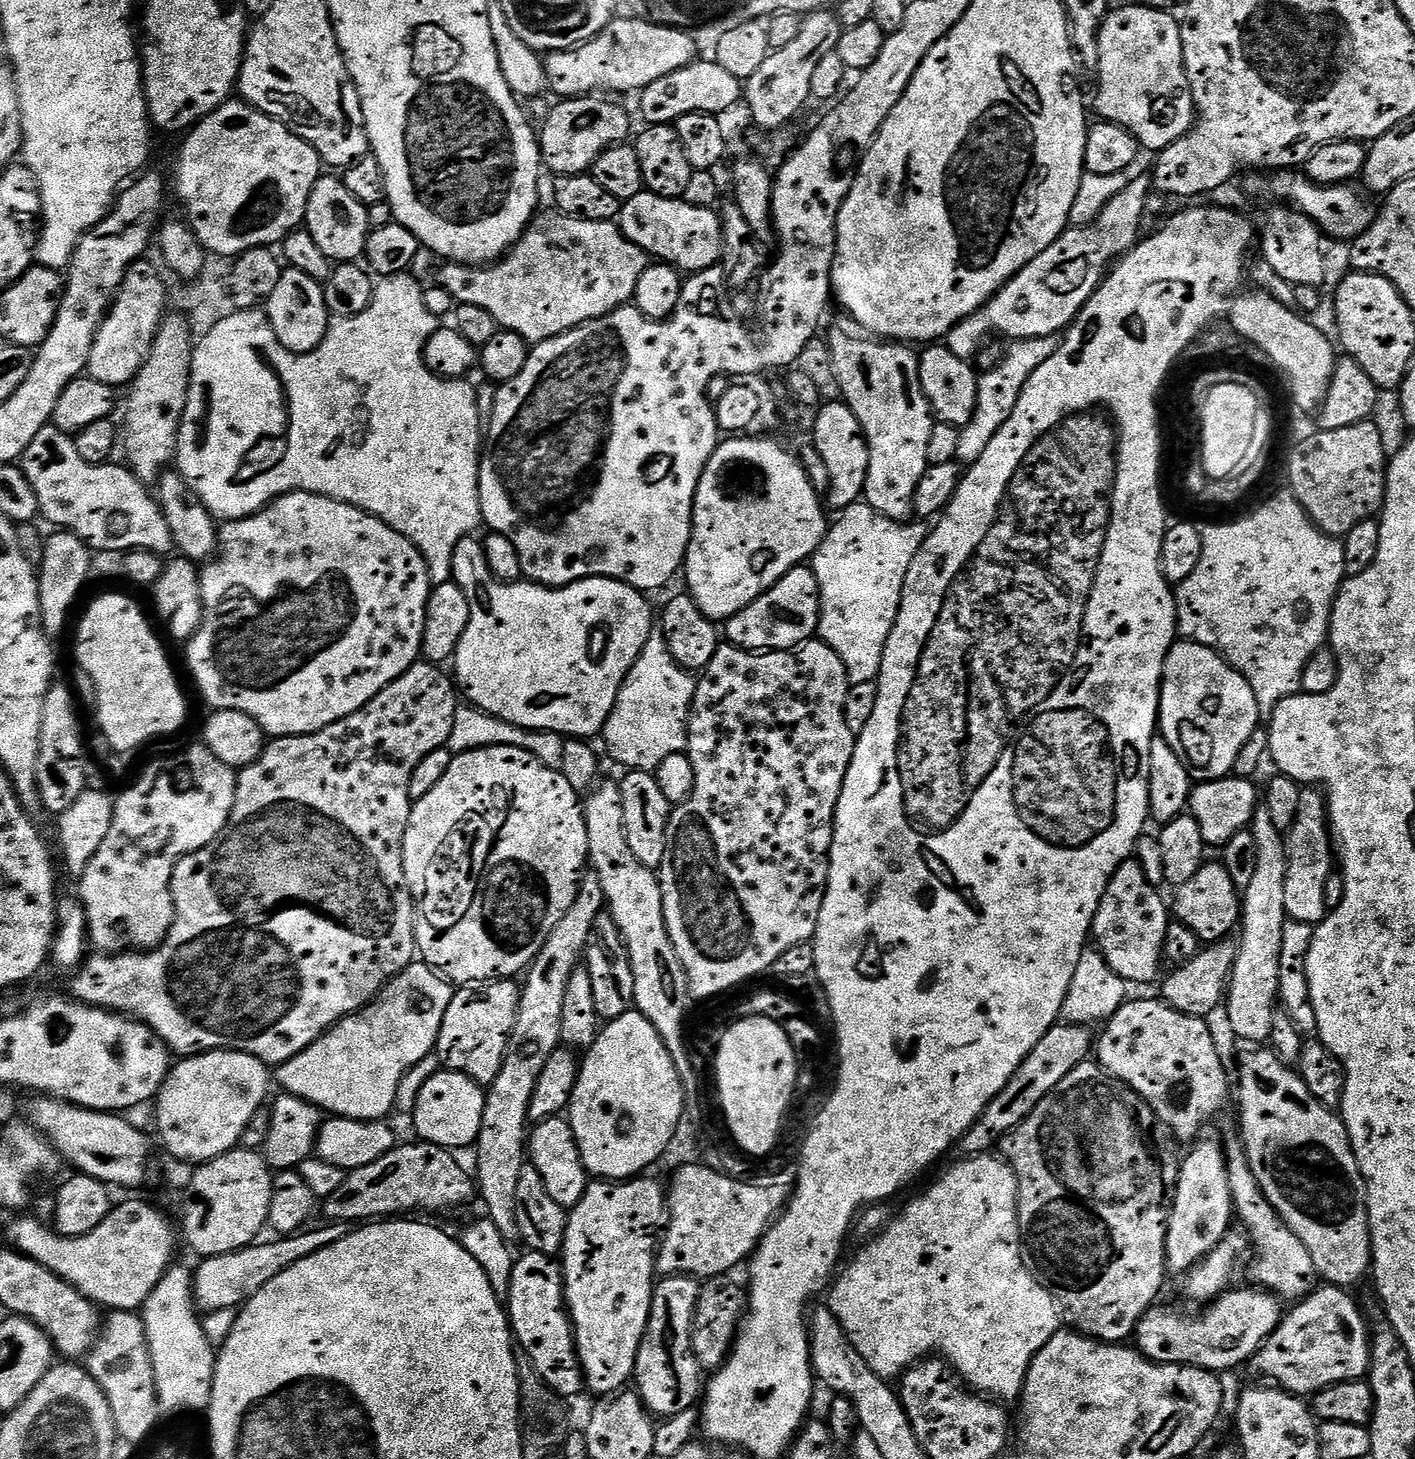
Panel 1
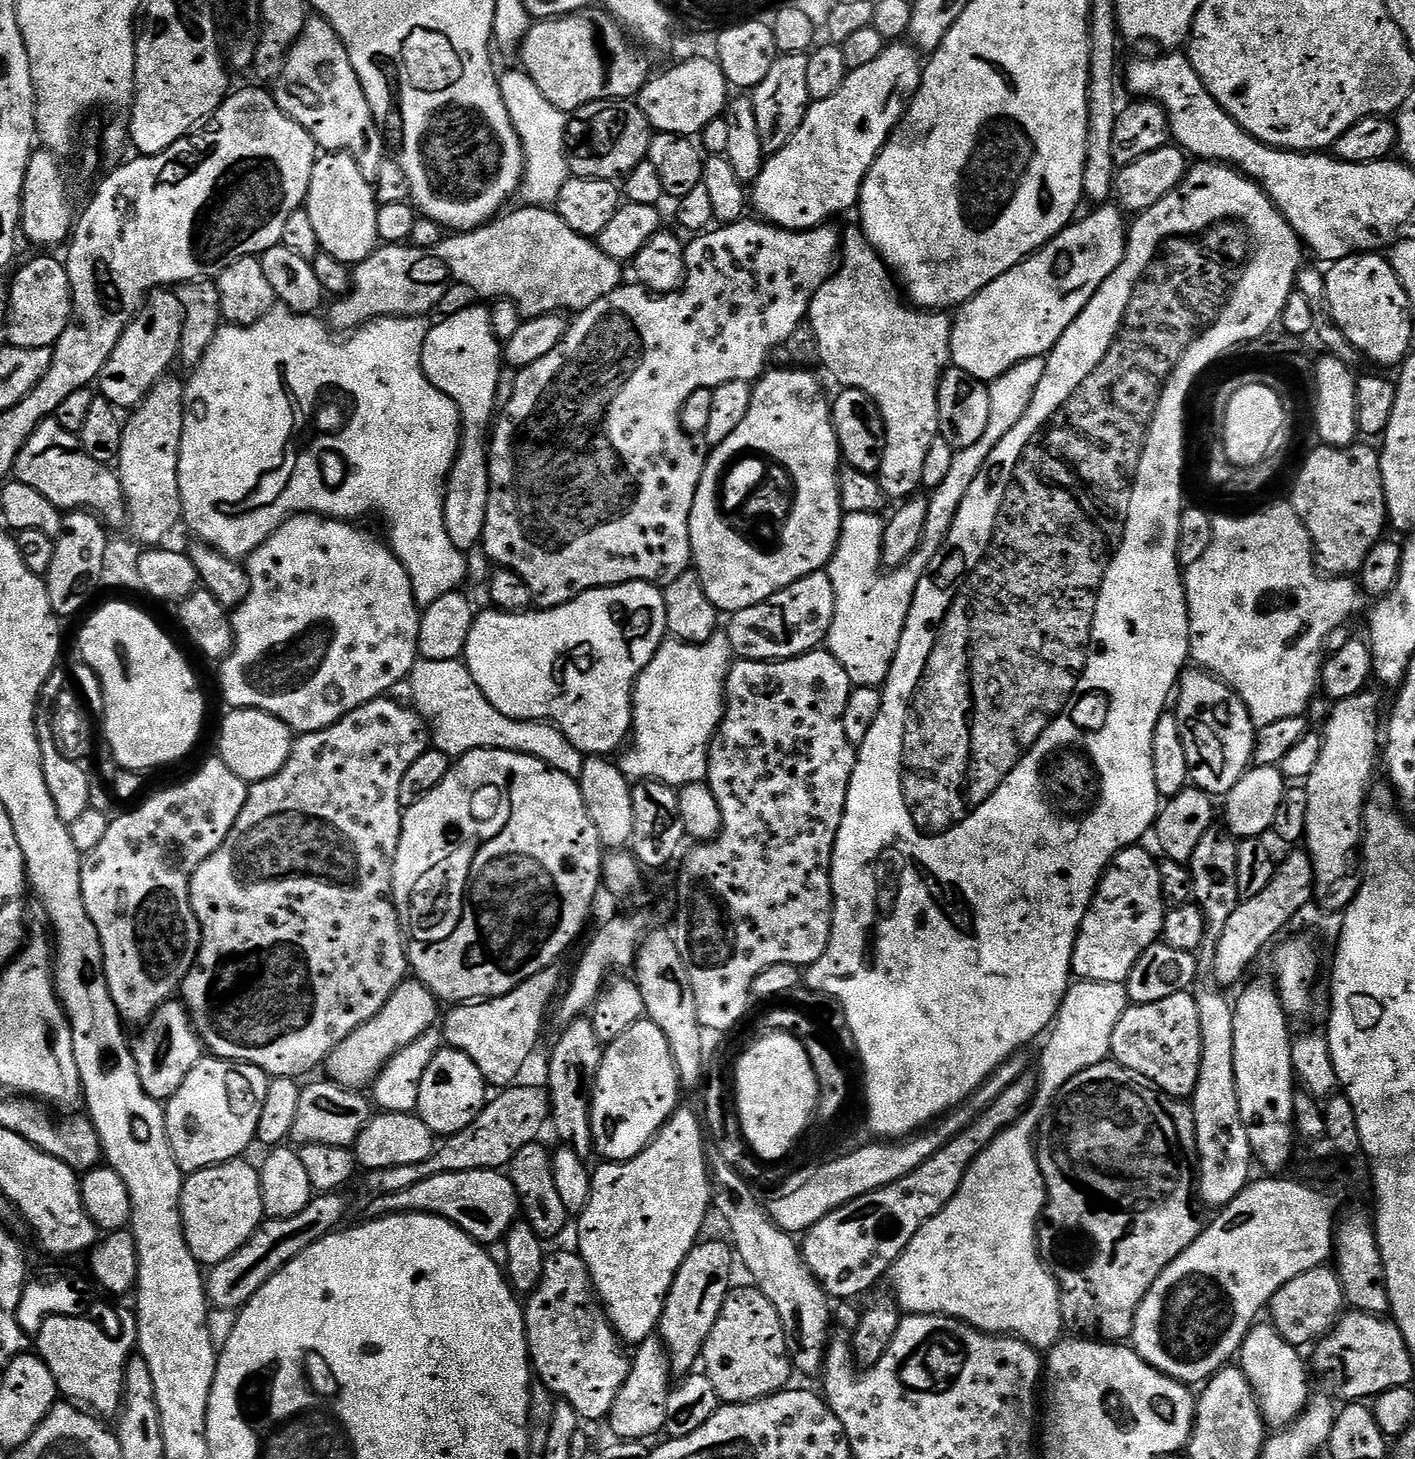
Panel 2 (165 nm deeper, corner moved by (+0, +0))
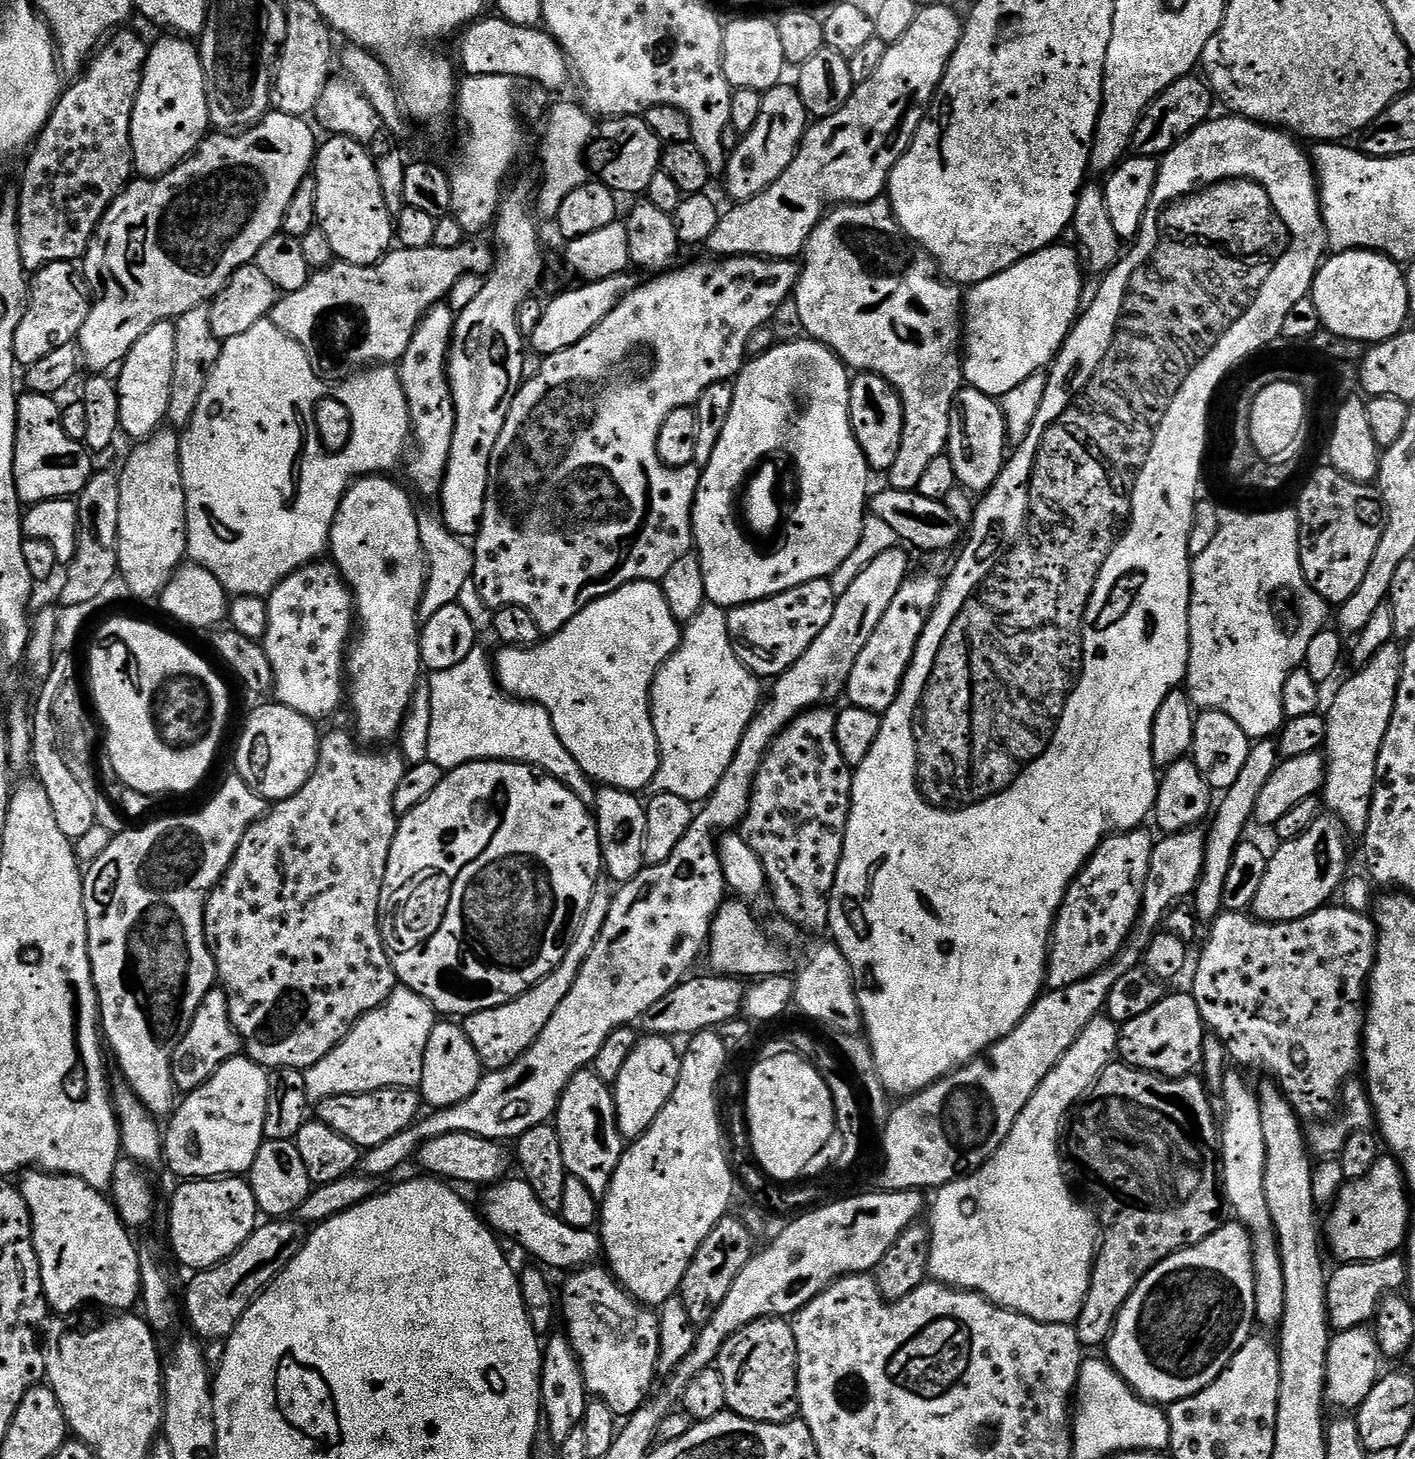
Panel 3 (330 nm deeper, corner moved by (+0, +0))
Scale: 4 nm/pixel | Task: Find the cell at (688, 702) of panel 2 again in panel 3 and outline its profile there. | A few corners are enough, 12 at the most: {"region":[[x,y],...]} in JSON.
{"region":[[704,604],[652,683],[650,788],[707,801],[758,709]]}

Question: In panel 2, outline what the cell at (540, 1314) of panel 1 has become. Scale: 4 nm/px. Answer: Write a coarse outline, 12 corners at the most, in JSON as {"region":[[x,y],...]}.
{"region":[[579,1251],[523,1305],[535,1379],[603,1421],[630,1356]]}

